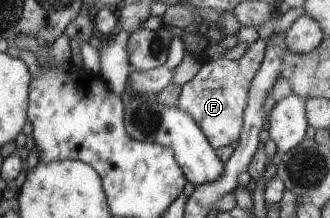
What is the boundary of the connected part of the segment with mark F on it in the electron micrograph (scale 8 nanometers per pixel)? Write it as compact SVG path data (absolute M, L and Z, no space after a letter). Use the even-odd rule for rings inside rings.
M211 27L204 36L208 45L205 55L199 57L201 68L191 81L181 86L176 107L192 116L204 132L209 144L214 149L218 149L239 140L245 107L248 103L248 92L253 77L263 62L266 44L259 39L250 44L246 54L241 59L229 60L217 54L218 44L223 40L223 38L219 38L221 32L217 28Z

